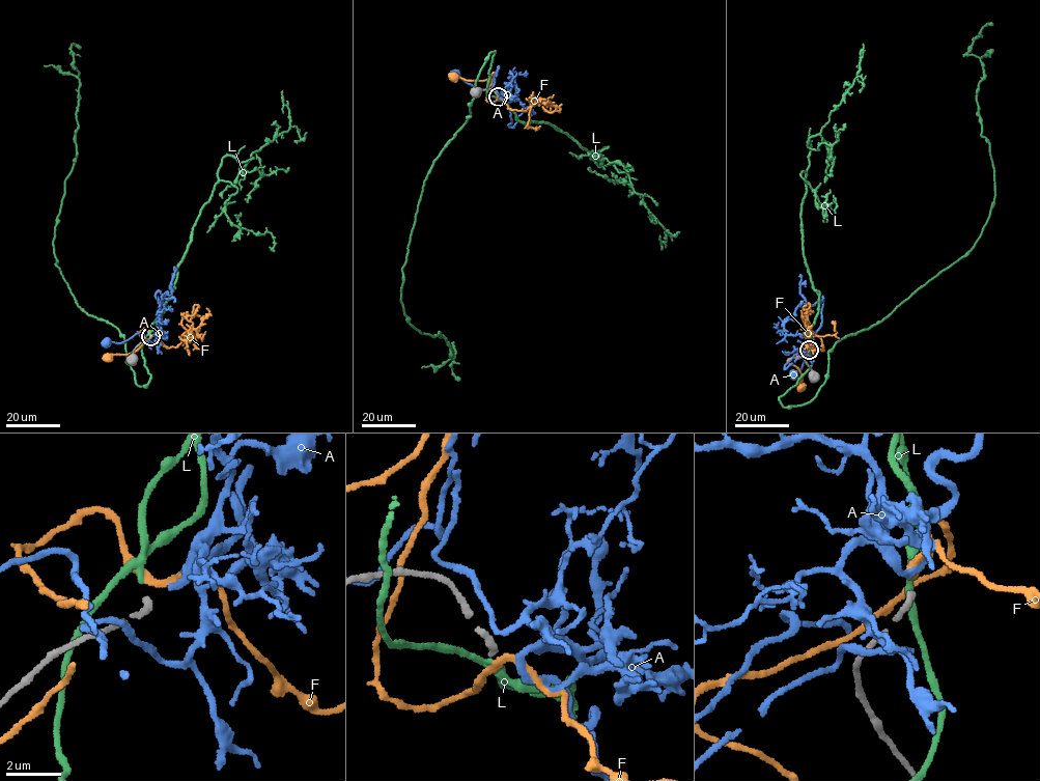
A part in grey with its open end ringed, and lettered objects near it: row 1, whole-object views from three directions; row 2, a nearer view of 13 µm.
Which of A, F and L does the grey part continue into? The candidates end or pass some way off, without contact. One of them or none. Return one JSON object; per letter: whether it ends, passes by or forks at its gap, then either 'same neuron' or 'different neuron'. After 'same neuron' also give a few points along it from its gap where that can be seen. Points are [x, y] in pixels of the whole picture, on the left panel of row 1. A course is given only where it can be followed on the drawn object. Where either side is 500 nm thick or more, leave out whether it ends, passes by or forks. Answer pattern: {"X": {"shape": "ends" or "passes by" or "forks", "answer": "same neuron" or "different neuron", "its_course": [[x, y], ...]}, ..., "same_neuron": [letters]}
{"A": {"shape": "passes by", "answer": "different neuron"}, "F": {"shape": "passes by", "answer": "different neuron"}, "L": {"shape": "passes by", "answer": "same neuron", "its_course": [[149, 335], [141, 387], [123, 336], [80, 308], [55, 265], [77, 154], [71, 47], [80, 48]]}, "same_neuron": ["L"]}

